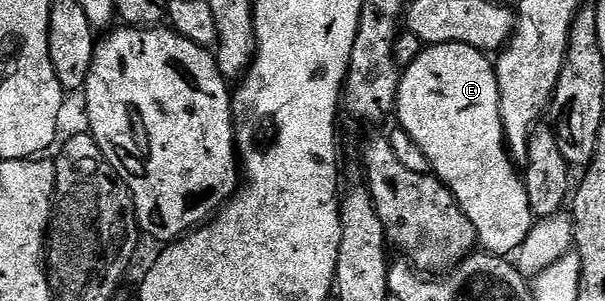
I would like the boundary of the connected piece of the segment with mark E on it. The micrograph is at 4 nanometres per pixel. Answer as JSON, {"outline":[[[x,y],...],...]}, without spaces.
{"outline":[[[440,44],[439,46],[426,46],[420,56],[416,56],[416,60],[411,66],[405,67],[401,71],[400,81],[398,84],[398,105],[396,107],[397,125],[404,132],[408,132],[408,136],[412,136],[412,140],[416,140],[416,144],[420,144],[420,152],[424,152],[424,156],[428,156],[428,164],[434,177],[441,180],[450,195],[458,201],[458,206],[468,216],[468,220],[472,220],[472,228],[476,228],[478,233],[478,241],[483,251],[489,252],[495,256],[510,256],[518,251],[524,244],[524,240],[528,236],[528,232],[534,227],[536,217],[532,208],[529,206],[528,192],[525,190],[525,184],[520,177],[519,171],[516,169],[515,163],[510,157],[510,152],[506,144],[506,134],[502,131],[502,117],[500,116],[500,92],[498,91],[498,75],[496,66],[493,61],[490,62],[485,53],[471,46],[464,44]]]}

